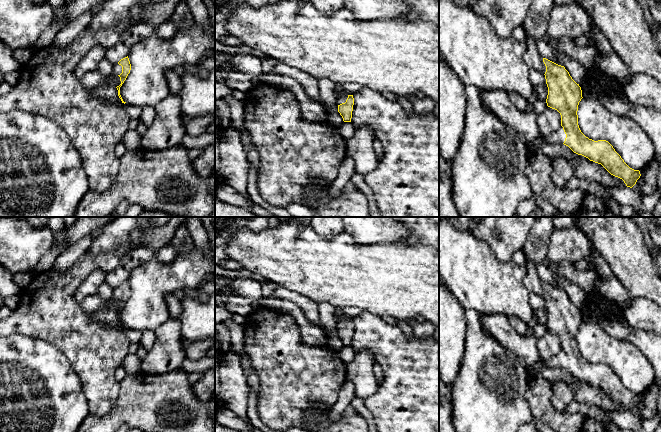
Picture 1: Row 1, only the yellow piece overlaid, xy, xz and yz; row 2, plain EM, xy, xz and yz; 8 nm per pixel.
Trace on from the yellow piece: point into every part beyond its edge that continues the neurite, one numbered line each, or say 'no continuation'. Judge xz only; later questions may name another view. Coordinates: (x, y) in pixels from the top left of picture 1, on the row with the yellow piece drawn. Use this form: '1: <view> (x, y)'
1: xz (342, 97)

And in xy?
1: xy (117, 69)

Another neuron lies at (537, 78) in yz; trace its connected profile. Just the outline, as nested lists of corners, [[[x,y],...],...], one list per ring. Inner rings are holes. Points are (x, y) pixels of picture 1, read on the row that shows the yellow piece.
[[[531,67],[529,71],[529,78],[533,87],[537,87],[546,83],[545,75],[542,72]]]

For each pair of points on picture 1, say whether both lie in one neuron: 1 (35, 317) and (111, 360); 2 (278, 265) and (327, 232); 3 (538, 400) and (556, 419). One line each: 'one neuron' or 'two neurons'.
1: one neuron
2: two neurons
3: one neuron

